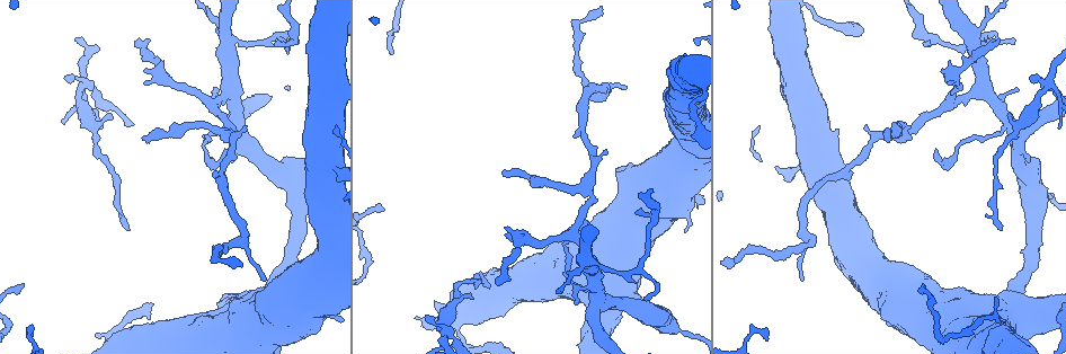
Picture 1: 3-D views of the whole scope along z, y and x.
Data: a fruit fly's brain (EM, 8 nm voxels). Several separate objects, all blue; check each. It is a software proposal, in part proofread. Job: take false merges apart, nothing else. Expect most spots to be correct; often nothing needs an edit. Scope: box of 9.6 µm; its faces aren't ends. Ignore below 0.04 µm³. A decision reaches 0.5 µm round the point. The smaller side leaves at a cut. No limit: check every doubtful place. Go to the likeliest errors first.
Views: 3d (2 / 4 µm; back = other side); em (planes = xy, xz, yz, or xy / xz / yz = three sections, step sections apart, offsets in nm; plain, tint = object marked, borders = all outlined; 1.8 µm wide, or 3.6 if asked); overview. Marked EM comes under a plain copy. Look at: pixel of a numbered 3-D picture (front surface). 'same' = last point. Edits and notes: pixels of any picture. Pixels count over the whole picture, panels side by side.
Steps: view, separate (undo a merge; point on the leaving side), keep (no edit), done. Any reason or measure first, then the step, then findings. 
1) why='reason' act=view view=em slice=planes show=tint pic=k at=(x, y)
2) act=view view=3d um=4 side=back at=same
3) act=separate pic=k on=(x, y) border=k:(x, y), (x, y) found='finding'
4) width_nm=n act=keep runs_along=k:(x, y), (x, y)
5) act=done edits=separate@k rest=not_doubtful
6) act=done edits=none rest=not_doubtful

act=view view=3d um=4 pic=1 at=(447, 333)

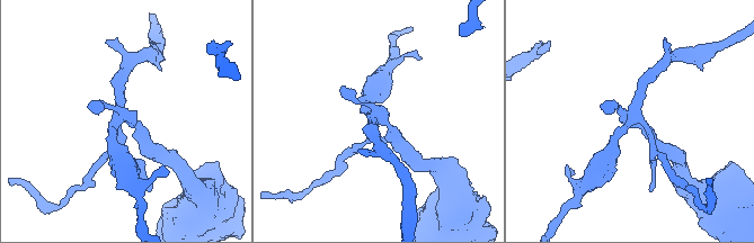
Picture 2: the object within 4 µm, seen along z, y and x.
why='shape alone is not enough' act=view view=em slice=planes show=tint pic=2 at=(122, 116)

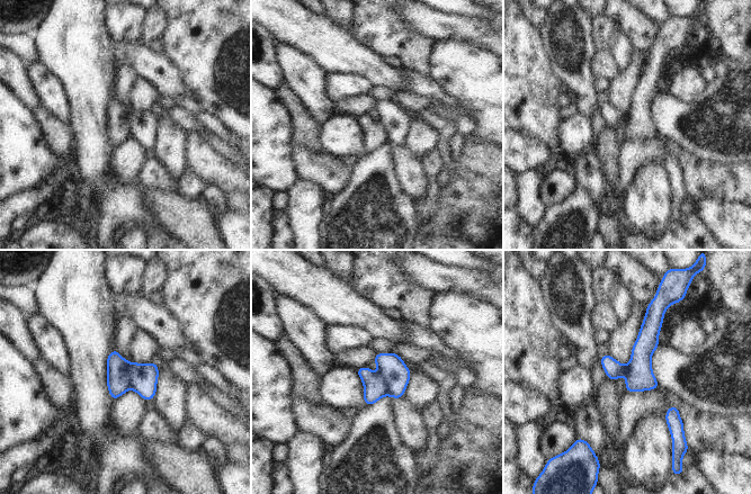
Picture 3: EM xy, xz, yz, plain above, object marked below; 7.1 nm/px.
act=separate pic=3 on=(143, 377) border=3:(131, 362), (128, 368), (130, 387) found='a second neuron is stuck on'

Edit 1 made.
why='see it whole again' act=view view=overview

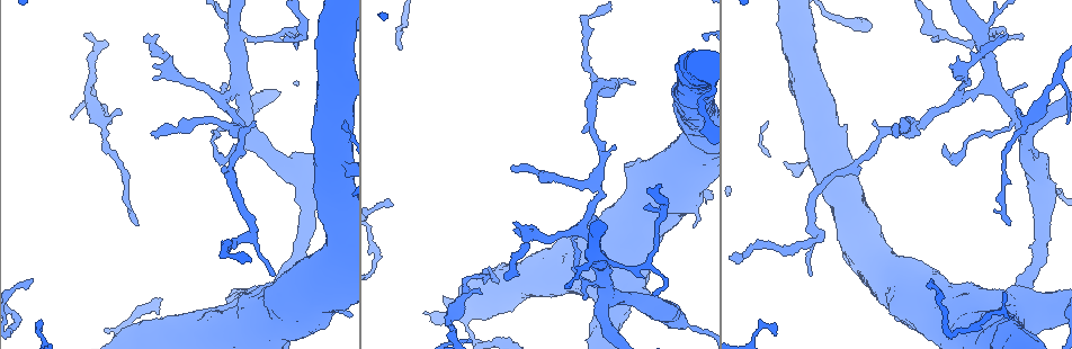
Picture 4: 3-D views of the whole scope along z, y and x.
why='small branch off a trunk' act=view view=em slice=planes show=tint pic=4 at=(983, 37)

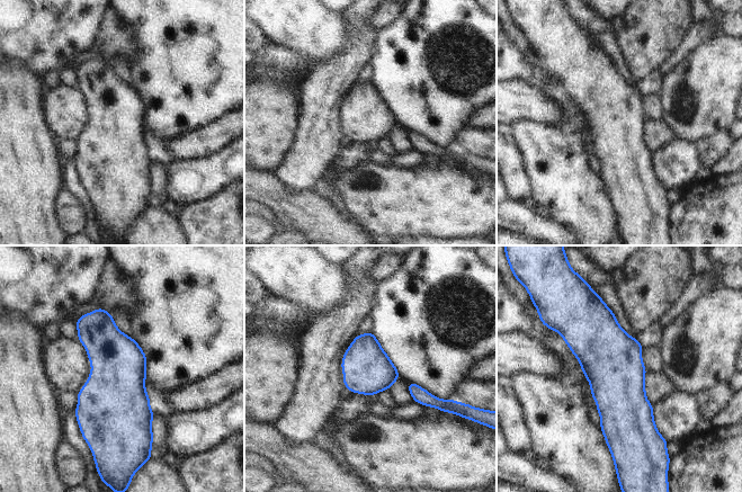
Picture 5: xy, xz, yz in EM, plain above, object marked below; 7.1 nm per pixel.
width_nm=360 act=keep found='one neuron here'

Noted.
act=view view=3d um=4 pic=4 at=(463, 295)

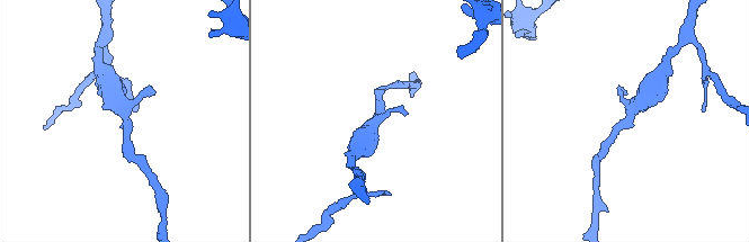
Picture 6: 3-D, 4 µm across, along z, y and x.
act=view view=em slice=xz step=4 show=tint pic=6 at=(125, 121)

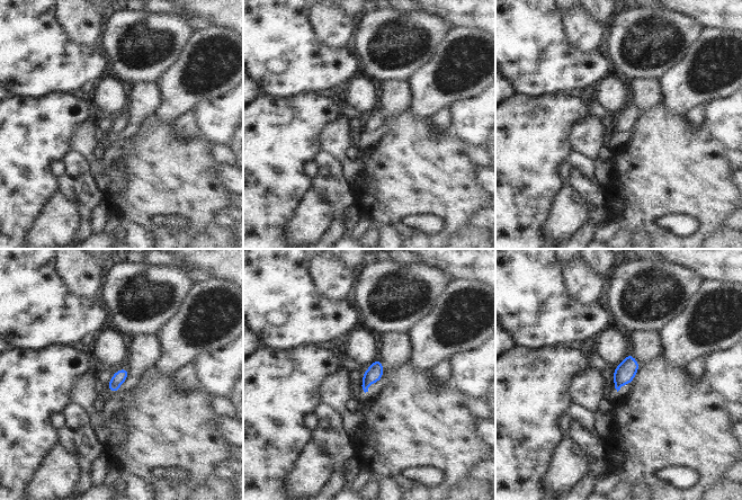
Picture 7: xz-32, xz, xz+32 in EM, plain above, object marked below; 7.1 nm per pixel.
act=view view=em slice=planes show=tint at=same

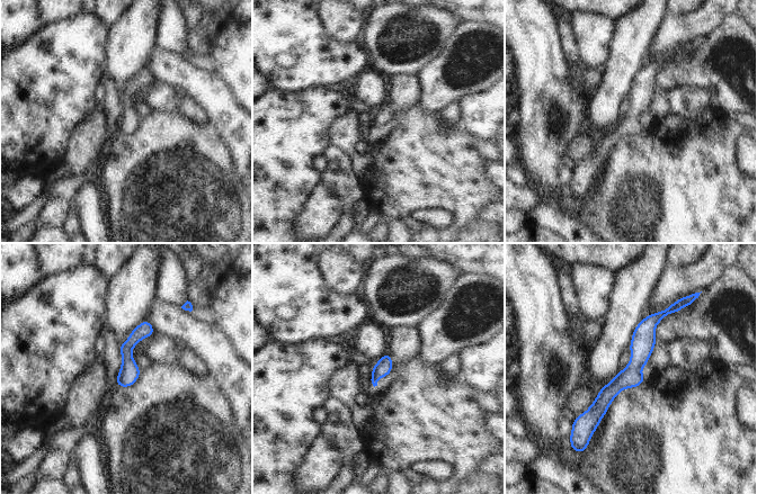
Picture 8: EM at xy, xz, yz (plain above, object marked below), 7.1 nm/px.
act=keep runs_along=8:(664, 313), (588, 421) found='all the same neuron'

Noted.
why='three arms meet' act=view view=em slice=yz step=8 show=tint pic=4 at=(606, 300)

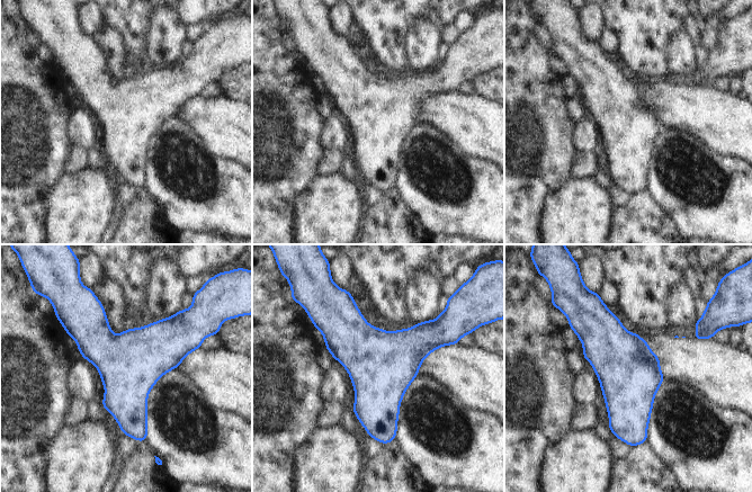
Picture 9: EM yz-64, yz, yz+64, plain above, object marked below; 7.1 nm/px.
act=view view=em slice=planes show=tint at=same

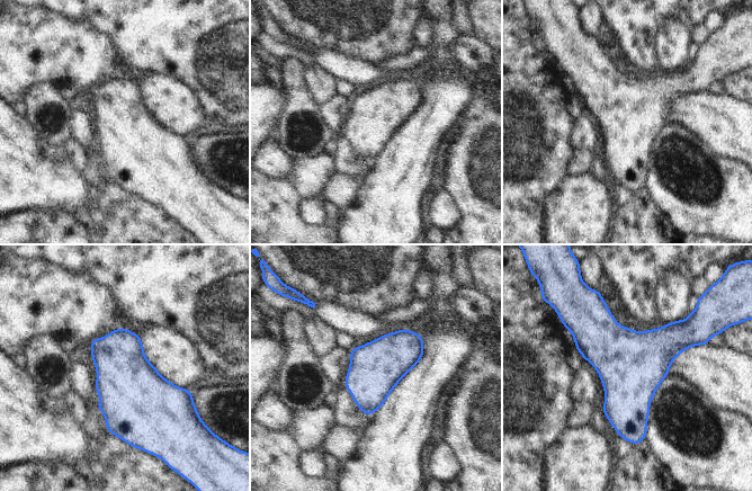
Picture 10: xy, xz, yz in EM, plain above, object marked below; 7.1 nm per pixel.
act=keep found='continuous, no second neuron'

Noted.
act=done edits=separate@3 rest=not_doubtful

